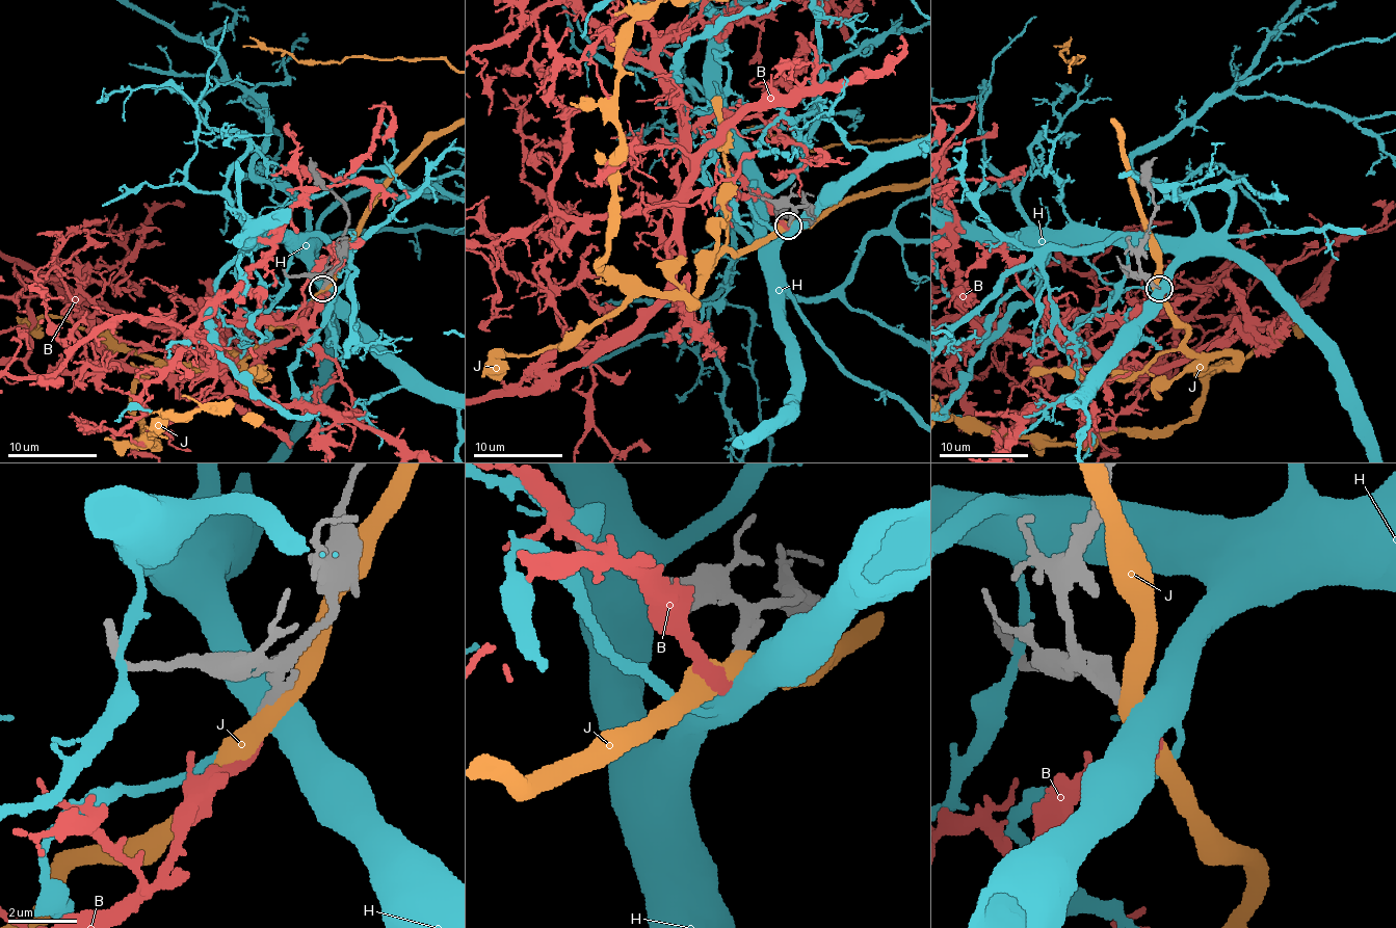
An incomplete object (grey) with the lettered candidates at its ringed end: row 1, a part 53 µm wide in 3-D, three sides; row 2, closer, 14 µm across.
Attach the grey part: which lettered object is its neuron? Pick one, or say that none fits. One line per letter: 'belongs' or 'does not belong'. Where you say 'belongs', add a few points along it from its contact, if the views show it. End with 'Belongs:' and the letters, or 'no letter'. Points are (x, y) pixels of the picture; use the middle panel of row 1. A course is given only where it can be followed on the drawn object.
B: belongs
H: does not belong
J: does not belong
Belongs: B

